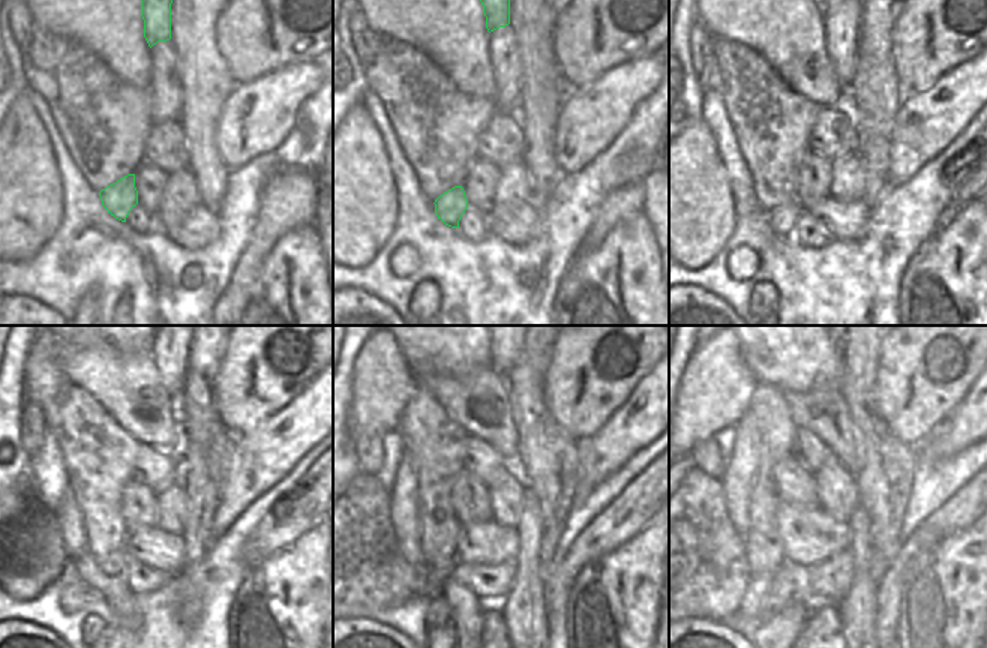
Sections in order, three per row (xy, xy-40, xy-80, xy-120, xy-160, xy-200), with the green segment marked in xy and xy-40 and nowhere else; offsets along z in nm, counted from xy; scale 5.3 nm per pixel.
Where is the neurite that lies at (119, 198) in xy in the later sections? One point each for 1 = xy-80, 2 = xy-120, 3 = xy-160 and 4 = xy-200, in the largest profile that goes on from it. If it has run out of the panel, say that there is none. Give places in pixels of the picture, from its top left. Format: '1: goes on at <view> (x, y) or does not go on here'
1: goes on at xy-80 (783, 218)
2: goes on at xy-120 (114, 563)
3: goes on at xy-160 (435, 576)
4: goes on at xy-200 (750, 605)

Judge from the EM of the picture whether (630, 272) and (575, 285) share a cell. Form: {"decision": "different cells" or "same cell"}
{"decision": "same cell"}

